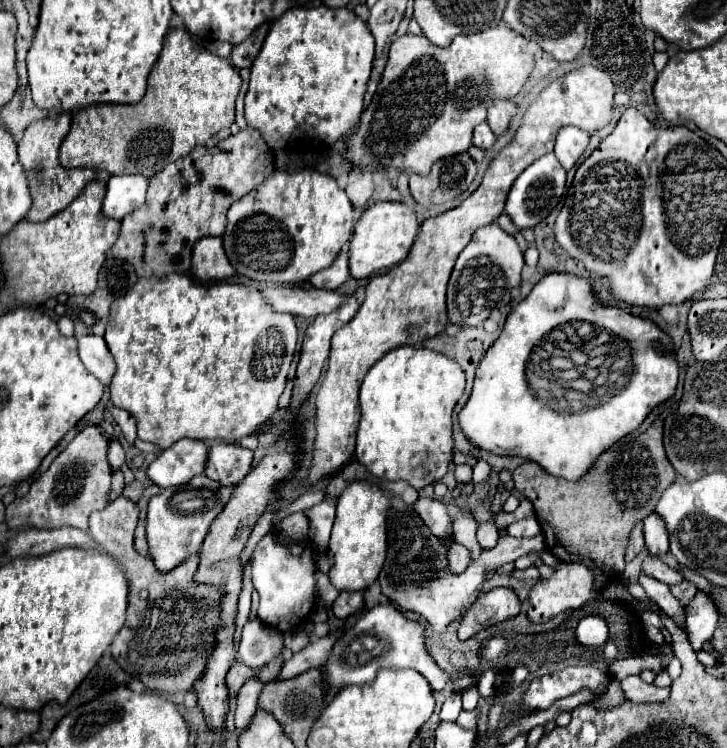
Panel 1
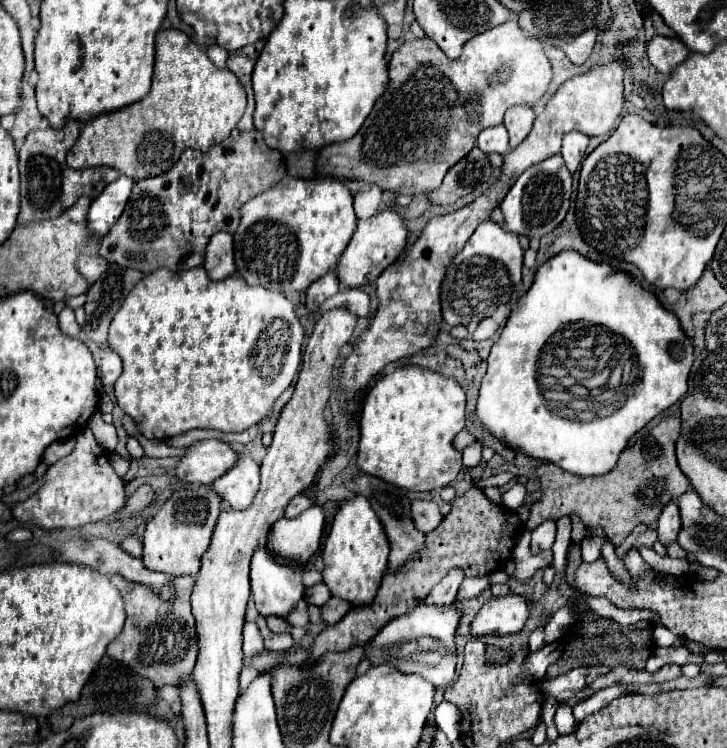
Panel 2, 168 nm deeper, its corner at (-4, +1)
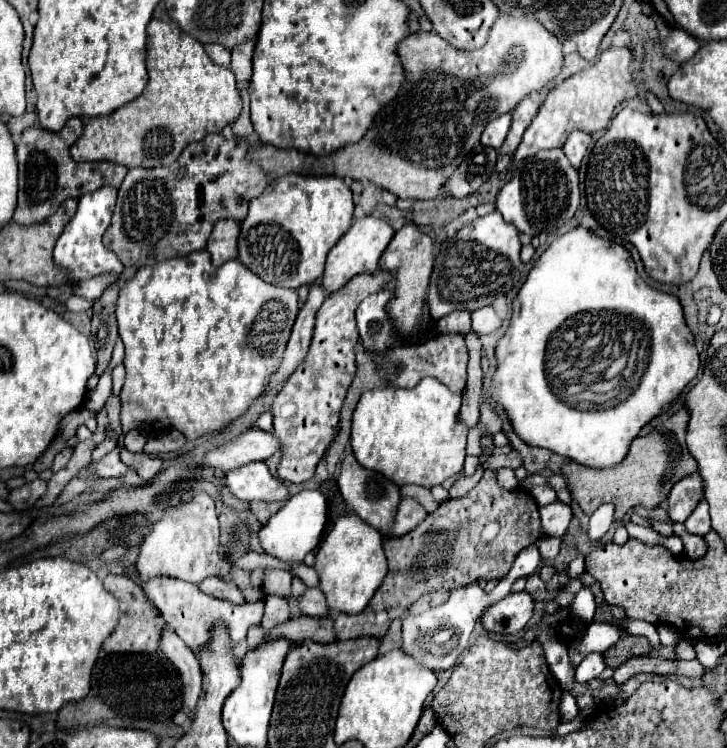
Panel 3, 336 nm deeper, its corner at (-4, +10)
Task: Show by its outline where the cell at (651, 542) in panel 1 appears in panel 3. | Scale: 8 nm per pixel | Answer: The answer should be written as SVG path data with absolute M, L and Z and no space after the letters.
M697 473L681 479L667 497L669 519L673 523L683 523L691 515L701 497L703 497L703 481Z

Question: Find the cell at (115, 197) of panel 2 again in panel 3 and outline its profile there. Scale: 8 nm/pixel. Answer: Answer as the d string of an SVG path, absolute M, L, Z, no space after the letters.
M105 185L105 187L101 187L101 189L93 191L93 193L85 193L83 197L79 197L77 213L67 223L67 227L61 233L61 237L59 237L57 245L55 245L55 251L53 251L55 263L69 269L69 281L77 283L77 281L107 275L107 273L119 275L123 271L123 265L117 259L117 255L113 251L107 251L103 241L101 241L105 229L111 223L115 201L117 201L117 189L113 189L111 185Z

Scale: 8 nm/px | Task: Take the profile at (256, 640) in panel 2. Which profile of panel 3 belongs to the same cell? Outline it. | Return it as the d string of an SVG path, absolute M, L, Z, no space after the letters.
M125 565L125 575L129 575L129 579L133 579L137 585L143 587L145 595L153 601L153 605L161 611L165 623L197 653L207 641L209 641L209 627L215 621L223 621L229 627L231 633L231 641L239 643L247 637L249 627L253 625L261 625L261 617L263 617L263 601L257 603L245 603L245 605L235 605L229 603L225 599L215 599L209 597L205 593L201 593L197 589L197 585L189 585L187 581L177 581L173 577L151 577L149 581L141 579L141 575L135 571L135 565Z

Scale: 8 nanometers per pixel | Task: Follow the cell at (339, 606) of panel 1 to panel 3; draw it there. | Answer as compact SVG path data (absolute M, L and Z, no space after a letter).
M317 587L305 591L305 595L299 599L299 607L301 607L303 615L311 615L311 617L327 617L329 615L325 595Z

